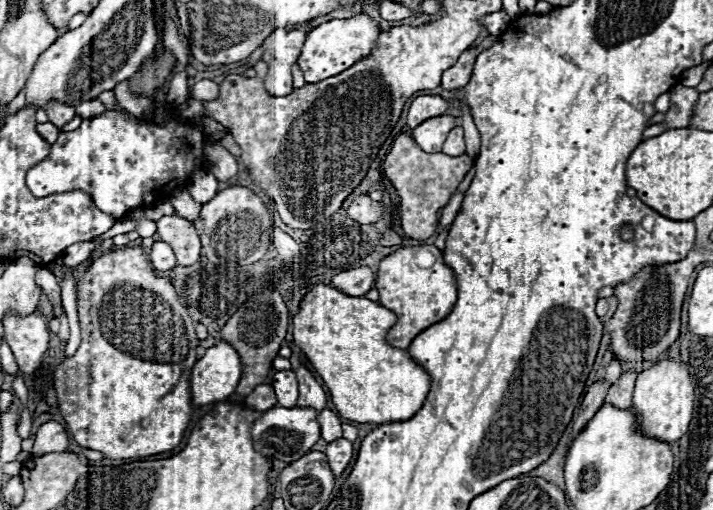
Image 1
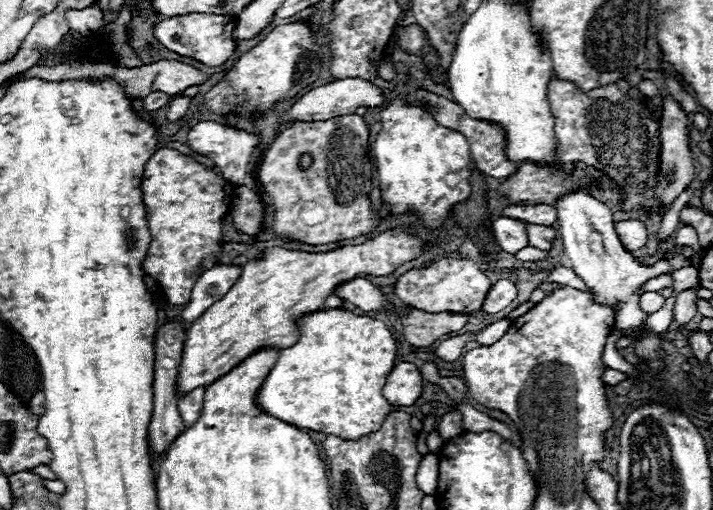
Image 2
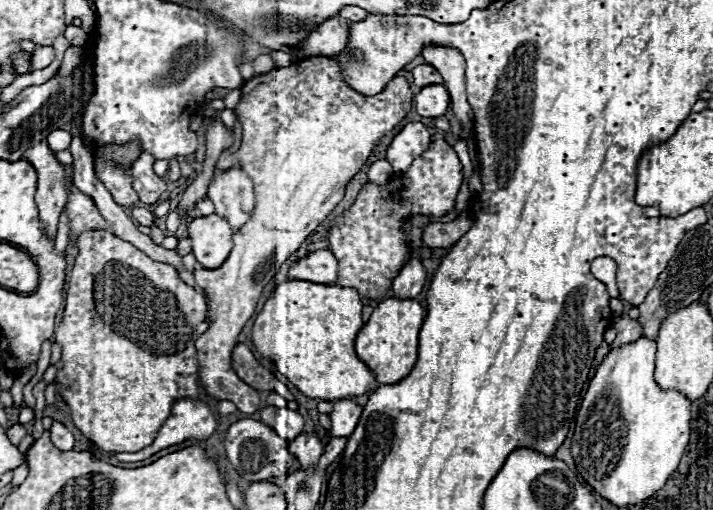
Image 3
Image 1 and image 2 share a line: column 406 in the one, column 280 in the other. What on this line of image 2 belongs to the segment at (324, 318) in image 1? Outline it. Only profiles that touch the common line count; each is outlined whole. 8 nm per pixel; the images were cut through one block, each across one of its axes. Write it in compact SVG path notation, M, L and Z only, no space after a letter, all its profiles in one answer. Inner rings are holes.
M322 310L300 320L300 340L280 350L280 356L258 392L258 406L274 418L288 424L332 434L344 440L358 440L370 432L378 432L384 418L392 412L392 404L384 398L382 388L396 364L396 340L388 326L368 316L354 316L348 310Z

